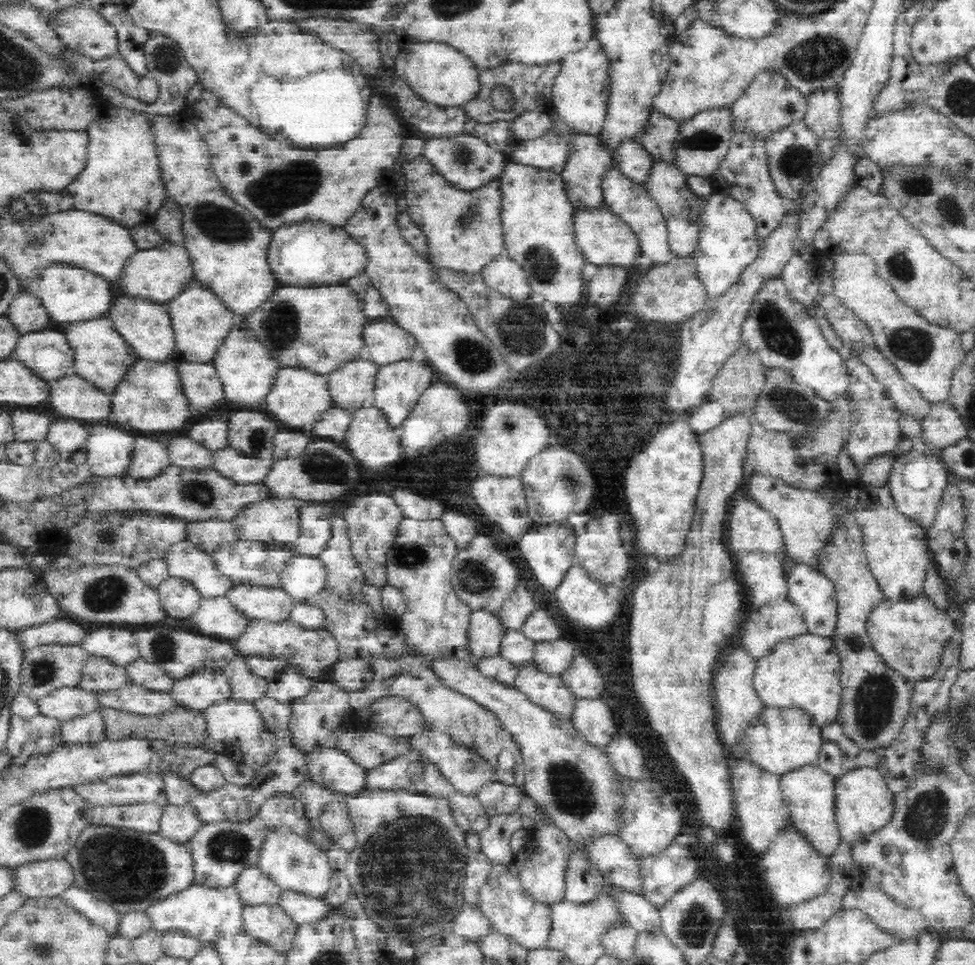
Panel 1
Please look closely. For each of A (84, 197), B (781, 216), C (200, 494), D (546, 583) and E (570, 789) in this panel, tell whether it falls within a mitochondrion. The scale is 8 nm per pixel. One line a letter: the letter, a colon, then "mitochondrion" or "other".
A: other
B: other
C: mitochondrion
D: other
E: mitochondrion

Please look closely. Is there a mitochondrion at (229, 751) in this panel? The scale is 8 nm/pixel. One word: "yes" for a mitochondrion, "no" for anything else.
no

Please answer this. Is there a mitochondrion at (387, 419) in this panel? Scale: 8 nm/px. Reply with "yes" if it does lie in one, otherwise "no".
no

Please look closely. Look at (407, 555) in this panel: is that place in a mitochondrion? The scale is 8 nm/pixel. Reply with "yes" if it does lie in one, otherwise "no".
yes

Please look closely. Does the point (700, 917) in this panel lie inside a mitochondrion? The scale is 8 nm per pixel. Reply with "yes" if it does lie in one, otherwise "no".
yes

